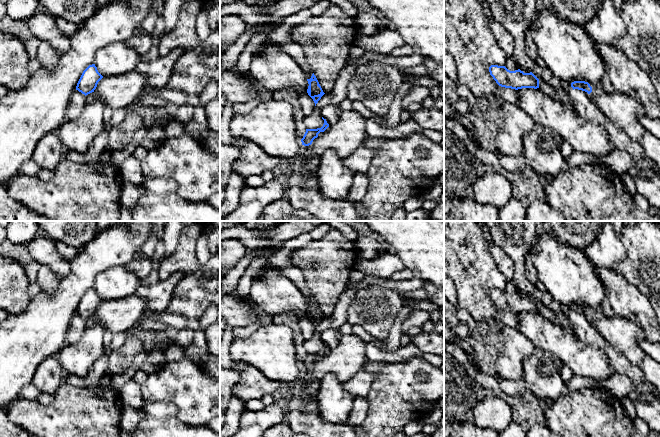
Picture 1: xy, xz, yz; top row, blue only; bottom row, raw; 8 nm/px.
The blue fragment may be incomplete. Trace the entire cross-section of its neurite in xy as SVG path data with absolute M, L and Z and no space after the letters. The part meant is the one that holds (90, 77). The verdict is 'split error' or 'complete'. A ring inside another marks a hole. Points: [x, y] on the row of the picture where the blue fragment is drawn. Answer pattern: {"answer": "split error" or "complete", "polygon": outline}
{"answer": "complete", "polygon": "M95 64L89 65L82 73L76 90L84 94L85 96L94 92L97 87L98 82L103 78L103 76L98 72Z"}

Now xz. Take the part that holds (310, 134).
{"answer": "complete", "polygon": "M322 117L322 119L324 120L324 124L321 128L306 129L306 132L305 132L303 138L301 139L302 145L304 145L304 146L311 145L313 140L318 137L318 134L320 132L324 132L329 127L329 124L327 123L326 119L324 119L323 117Z"}

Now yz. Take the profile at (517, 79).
{"answer": "complete", "polygon": "M491 65L489 67L490 75L496 83L505 88L539 88L539 79L532 73L524 73L520 69L515 71L508 70L505 66Z"}

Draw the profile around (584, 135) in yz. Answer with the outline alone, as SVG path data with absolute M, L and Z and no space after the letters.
M538 88L517 91L520 96L519 107L536 125L558 132L563 140L570 143L573 151L606 158L617 149L602 126L578 115L572 107L565 107Z

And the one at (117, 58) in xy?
M113 42L100 49L94 64L103 77L117 76L135 70L139 55L127 42Z

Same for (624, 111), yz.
M599 89L591 92L589 97L608 120L616 124L632 140L639 142L647 131L640 121L647 113L639 101L616 90L606 93Z

